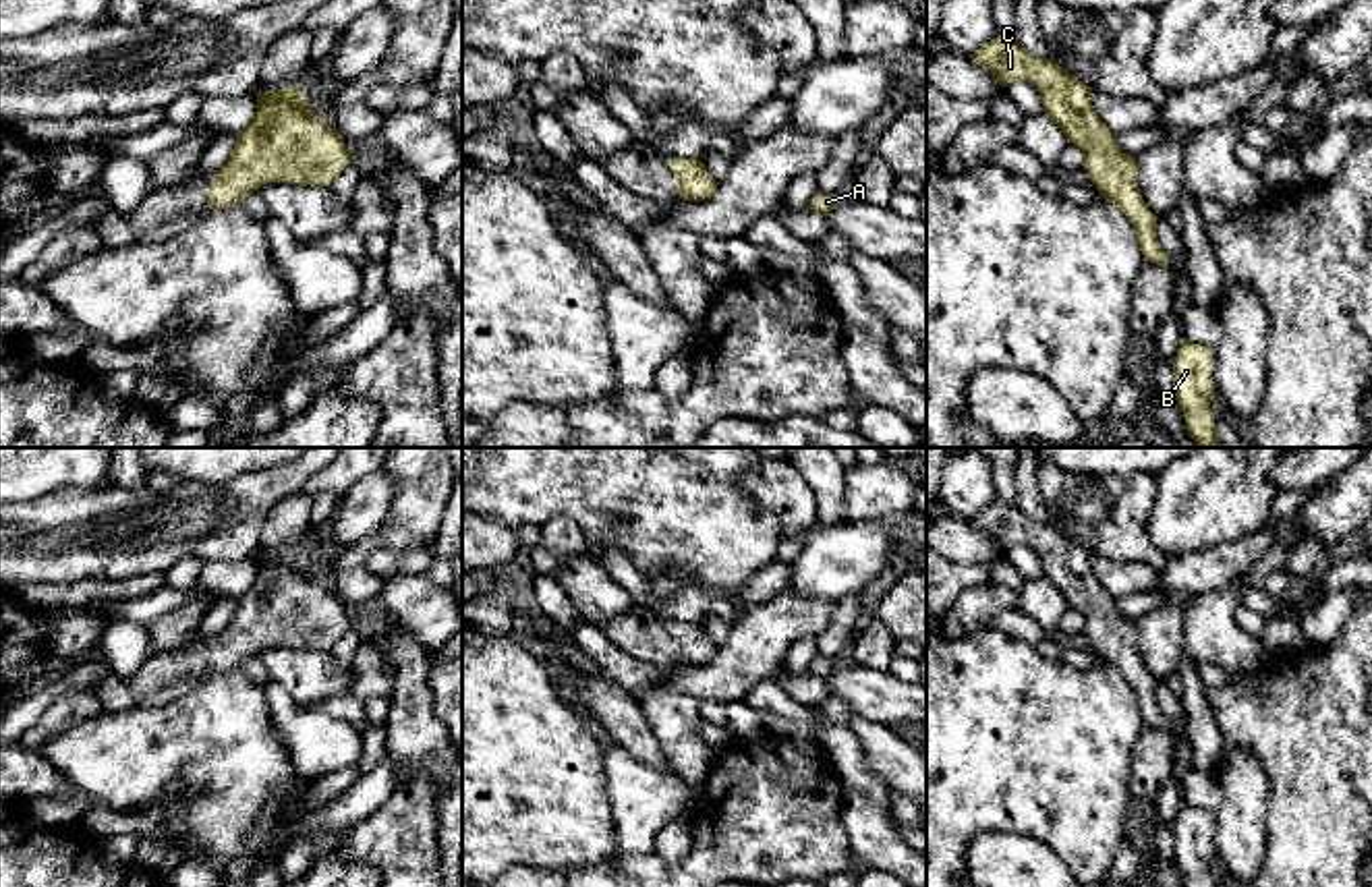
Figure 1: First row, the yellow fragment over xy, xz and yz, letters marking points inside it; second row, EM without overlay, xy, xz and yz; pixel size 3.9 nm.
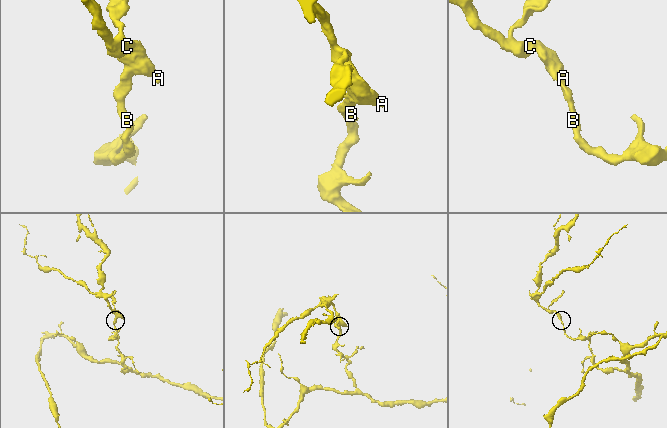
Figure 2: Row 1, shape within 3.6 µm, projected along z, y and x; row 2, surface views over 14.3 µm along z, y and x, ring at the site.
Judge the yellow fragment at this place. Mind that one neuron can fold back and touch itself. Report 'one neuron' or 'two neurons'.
one neuron

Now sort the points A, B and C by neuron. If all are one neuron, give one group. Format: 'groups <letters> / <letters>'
groups A B C

